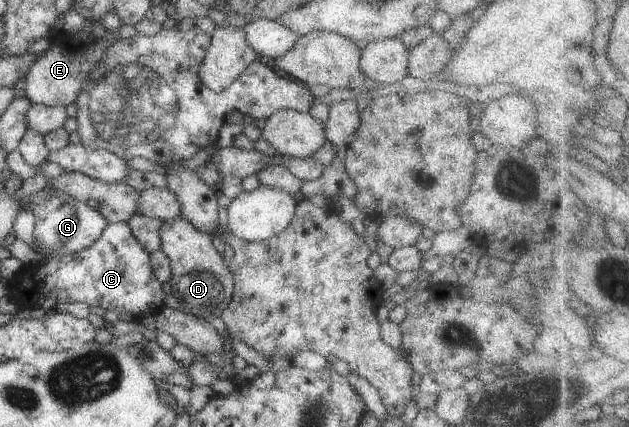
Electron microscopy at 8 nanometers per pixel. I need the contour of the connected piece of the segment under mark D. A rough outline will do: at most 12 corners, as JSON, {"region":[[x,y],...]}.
{"region":[[184,217],[164,221],[180,310],[209,320],[230,304],[233,274]]}

